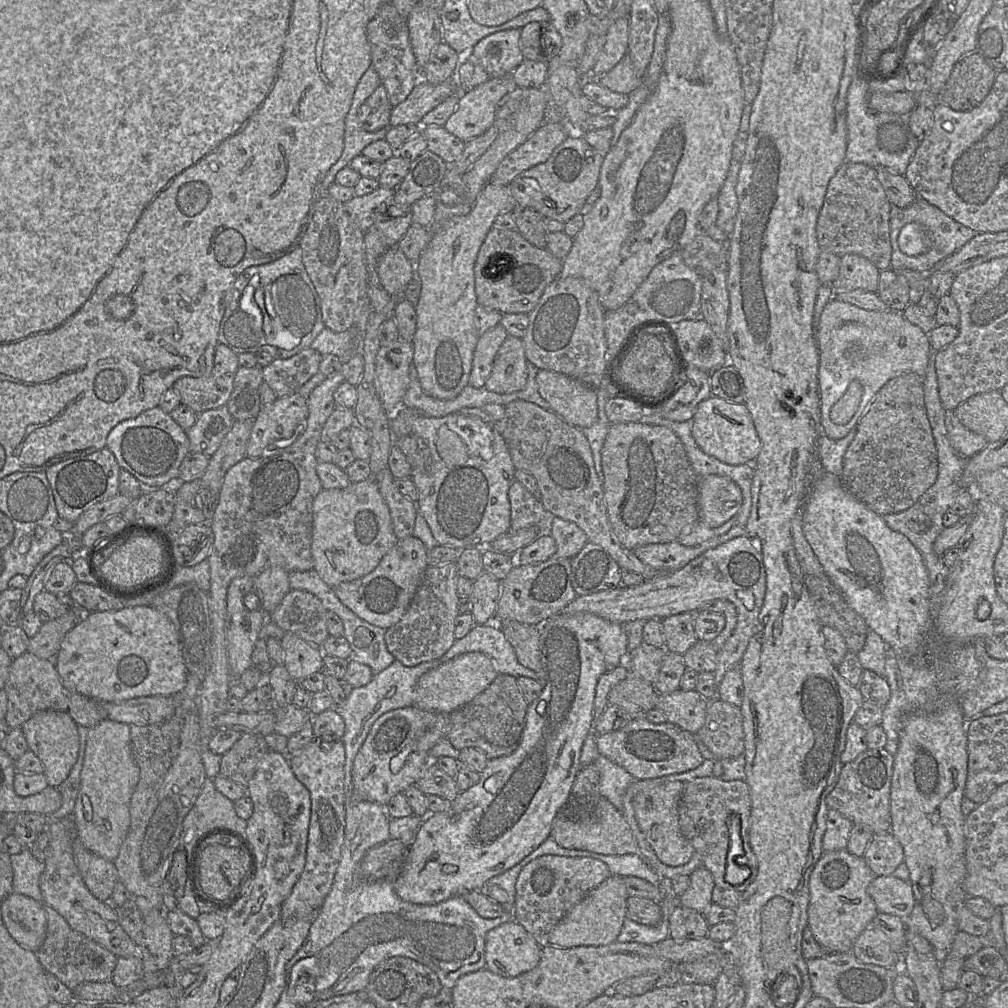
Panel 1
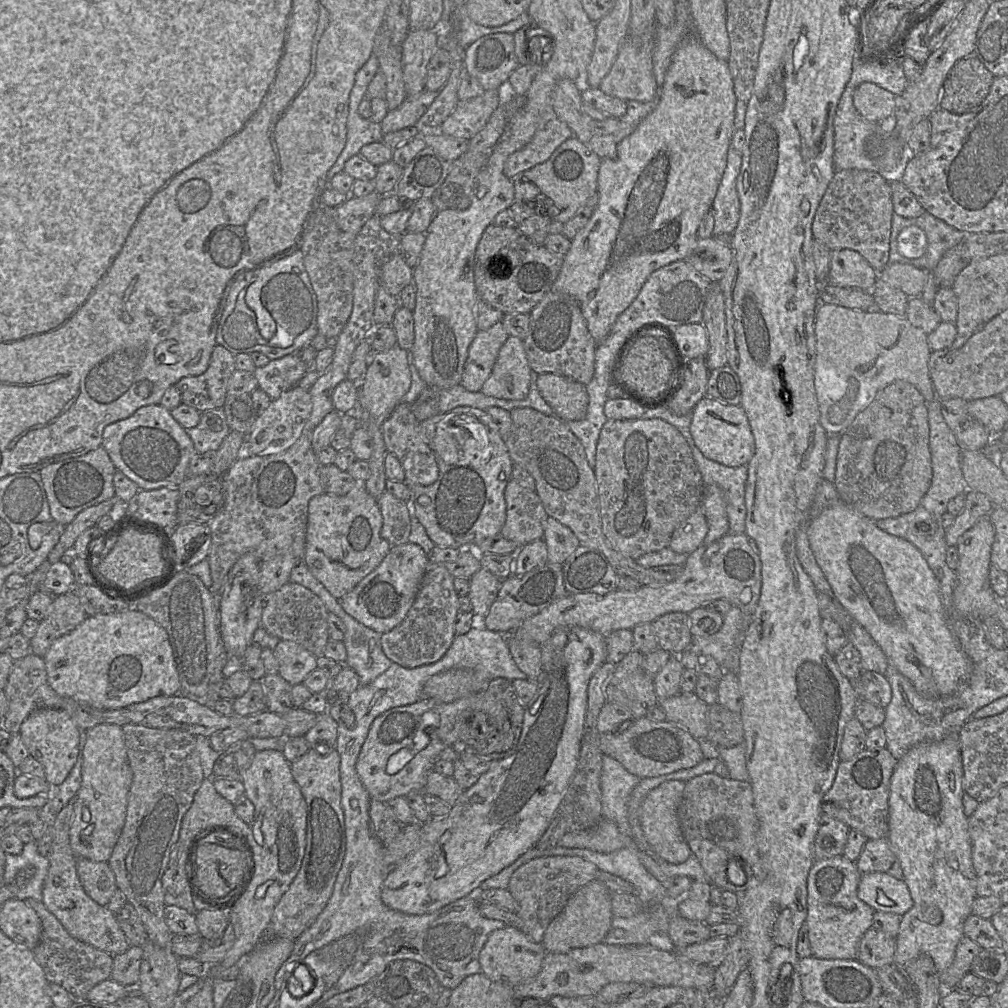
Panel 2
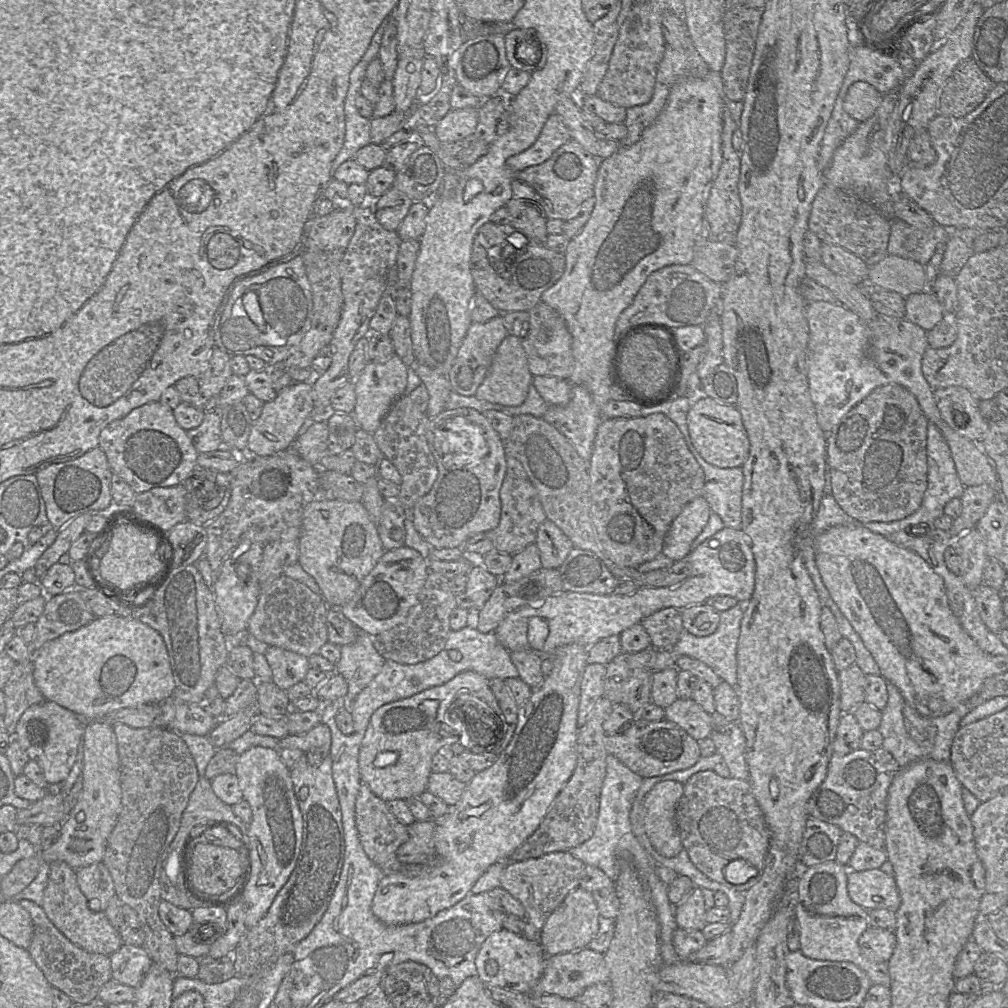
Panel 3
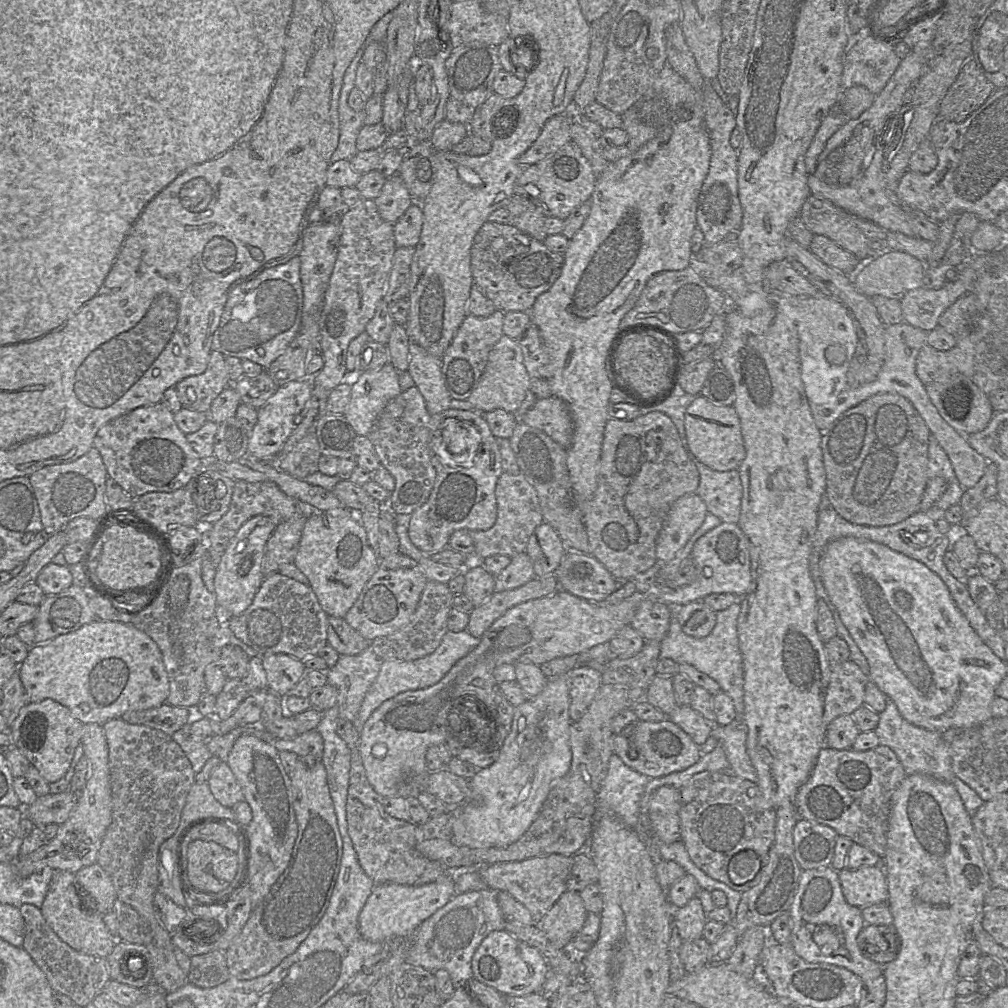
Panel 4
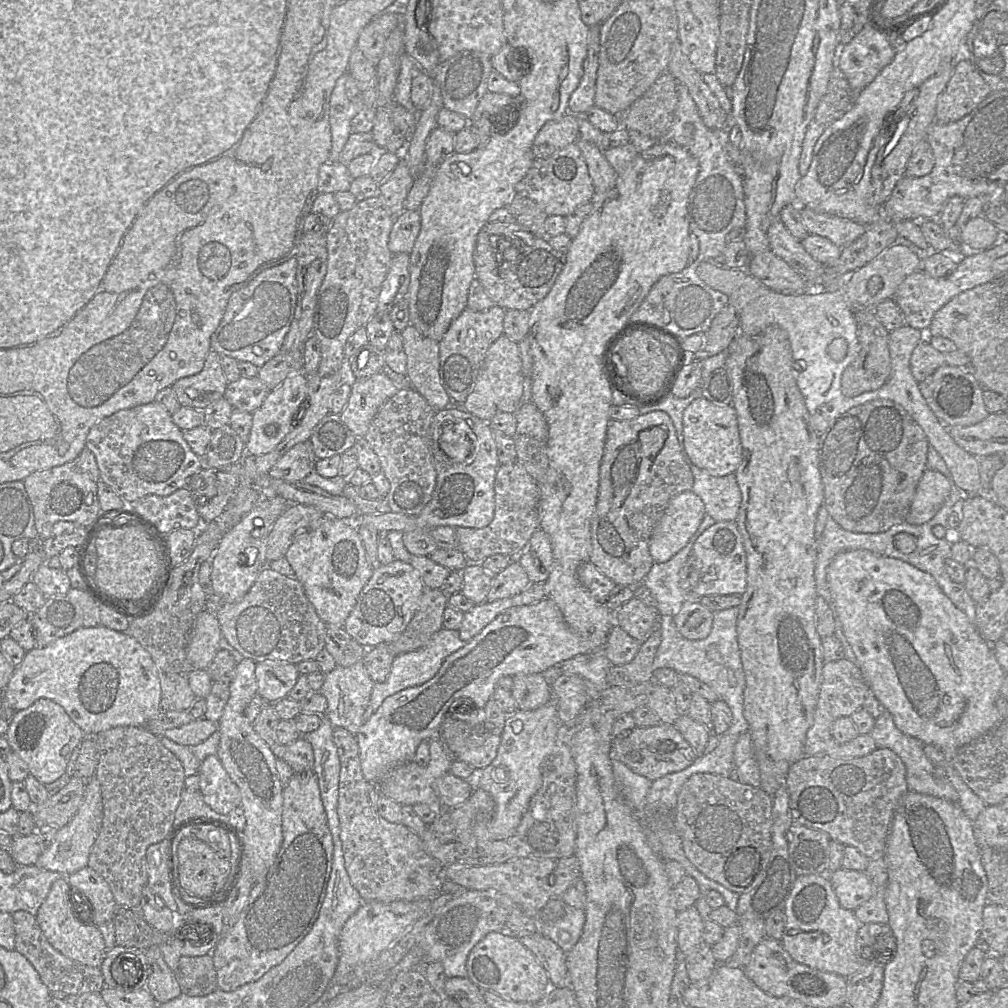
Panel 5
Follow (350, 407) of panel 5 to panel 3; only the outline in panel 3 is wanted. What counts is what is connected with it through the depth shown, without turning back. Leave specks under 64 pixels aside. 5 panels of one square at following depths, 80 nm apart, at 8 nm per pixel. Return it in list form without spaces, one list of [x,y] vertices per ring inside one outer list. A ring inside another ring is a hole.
[[[396,354],[385,362],[368,362],[354,381],[356,403],[352,415],[358,427],[373,434],[394,402],[404,394],[406,385],[407,366]]]

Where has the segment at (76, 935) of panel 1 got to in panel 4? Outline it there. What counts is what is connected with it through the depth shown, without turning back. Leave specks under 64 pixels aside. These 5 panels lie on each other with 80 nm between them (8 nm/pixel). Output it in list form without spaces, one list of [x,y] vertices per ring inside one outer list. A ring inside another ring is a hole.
[[[23,904],[19,909],[25,923],[22,948],[45,974],[53,993],[68,996],[76,1007],[90,1006],[110,981],[107,959],[82,954],[69,947],[46,923],[40,908],[32,904]]]

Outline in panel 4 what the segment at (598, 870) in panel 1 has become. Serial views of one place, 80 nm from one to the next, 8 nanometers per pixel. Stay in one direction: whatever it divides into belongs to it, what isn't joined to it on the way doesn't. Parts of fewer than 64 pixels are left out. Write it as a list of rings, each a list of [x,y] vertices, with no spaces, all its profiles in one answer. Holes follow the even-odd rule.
[[[550,854],[522,861],[499,862],[477,868],[486,888],[509,893],[531,913],[534,924],[539,924],[547,911],[567,891],[566,881],[573,865],[572,856]]]

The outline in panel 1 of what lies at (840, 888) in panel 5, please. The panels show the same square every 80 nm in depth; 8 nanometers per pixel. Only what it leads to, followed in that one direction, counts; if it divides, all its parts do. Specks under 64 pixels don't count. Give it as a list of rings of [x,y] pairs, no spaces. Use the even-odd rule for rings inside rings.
[[[892,875],[876,876],[867,888],[877,910],[906,919],[915,905],[911,884]]]

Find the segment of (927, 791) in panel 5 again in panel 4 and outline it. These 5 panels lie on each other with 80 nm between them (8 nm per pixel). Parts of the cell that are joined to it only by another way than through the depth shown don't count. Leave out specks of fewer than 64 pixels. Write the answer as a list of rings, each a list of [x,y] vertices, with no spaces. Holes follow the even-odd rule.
[[[891,700],[887,701],[885,710],[879,716],[879,723],[874,732],[880,745],[888,747],[895,753],[906,776],[922,774],[953,784],[955,775],[951,765],[950,744],[960,730],[947,730],[942,733],[917,727],[900,715],[895,703]]]

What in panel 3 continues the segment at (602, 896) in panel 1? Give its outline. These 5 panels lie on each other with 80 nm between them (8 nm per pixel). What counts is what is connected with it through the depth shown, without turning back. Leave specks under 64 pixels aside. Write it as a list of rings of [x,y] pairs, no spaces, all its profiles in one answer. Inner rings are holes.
[[[580,887],[571,891],[547,918],[540,933],[540,945],[547,956],[586,948],[599,930],[600,914],[593,894]]]

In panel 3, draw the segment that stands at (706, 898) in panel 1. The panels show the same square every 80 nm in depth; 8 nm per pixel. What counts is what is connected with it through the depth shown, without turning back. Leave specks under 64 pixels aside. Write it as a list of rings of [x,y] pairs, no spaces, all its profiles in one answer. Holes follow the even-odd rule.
[[[695,887],[692,893],[675,907],[675,920],[679,928],[702,931],[706,926],[707,908],[701,888]]]

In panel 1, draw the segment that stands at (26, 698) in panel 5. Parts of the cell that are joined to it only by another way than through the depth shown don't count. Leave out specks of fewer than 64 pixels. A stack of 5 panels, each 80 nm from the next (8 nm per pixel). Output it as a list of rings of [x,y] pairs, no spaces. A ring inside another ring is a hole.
[[[150,605],[91,612],[66,634],[54,665],[66,688],[96,702],[173,696],[186,686],[188,676],[174,625]]]

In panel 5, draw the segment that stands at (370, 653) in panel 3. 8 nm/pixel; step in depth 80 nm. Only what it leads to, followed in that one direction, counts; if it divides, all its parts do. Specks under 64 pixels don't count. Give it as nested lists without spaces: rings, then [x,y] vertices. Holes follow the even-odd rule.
[[[362,660],[349,667],[336,666],[324,675],[324,683],[319,692],[327,700],[326,717],[334,728],[342,727],[353,734],[357,734],[364,724],[364,712],[369,703],[374,682],[370,678]]]

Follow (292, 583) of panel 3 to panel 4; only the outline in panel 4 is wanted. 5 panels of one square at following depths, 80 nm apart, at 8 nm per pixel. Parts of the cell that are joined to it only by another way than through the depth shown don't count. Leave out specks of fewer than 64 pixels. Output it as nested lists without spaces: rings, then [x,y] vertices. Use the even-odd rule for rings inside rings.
[[[279,572],[264,577],[252,603],[226,624],[229,637],[235,637],[257,652],[257,656],[286,654],[304,661],[316,656],[327,644],[327,617],[309,585]]]

